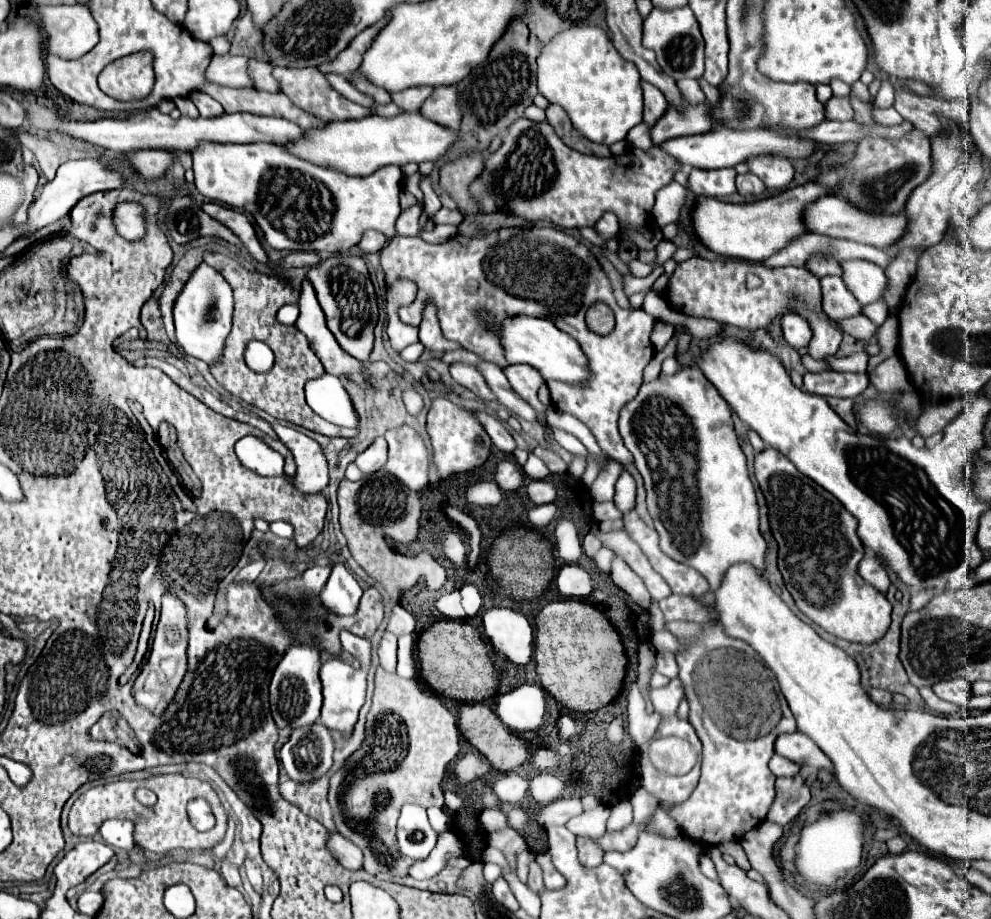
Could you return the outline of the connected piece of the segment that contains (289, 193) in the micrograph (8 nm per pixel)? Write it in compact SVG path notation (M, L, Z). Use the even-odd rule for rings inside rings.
M201 143L193 151L193 171L197 191L211 199L225 203L235 209L251 213L257 225L263 229L267 243L279 251L325 251L325 253L347 253L357 245L367 229L381 231L389 239L395 235L395 221L401 213L399 191L401 191L401 169L387 165L367 177L345 175L343 171L321 167L305 161L285 147L271 143L235 145L235 143Z

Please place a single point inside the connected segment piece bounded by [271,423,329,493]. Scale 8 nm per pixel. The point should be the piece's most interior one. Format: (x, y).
(311, 476)

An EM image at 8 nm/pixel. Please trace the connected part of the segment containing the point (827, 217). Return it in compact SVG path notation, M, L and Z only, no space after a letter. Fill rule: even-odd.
M835 195L821 197L819 201L811 203L805 209L805 223L807 223L809 231L813 231L813 233L839 237L839 239L849 239L849 241L873 245L873 247L879 247L879 249L889 249L907 231L907 215L905 215L905 211L891 213L891 215L889 213L869 213L869 211L863 211L863 209L857 209L857 205L853 205L853 203L845 201L845 199L839 199Z

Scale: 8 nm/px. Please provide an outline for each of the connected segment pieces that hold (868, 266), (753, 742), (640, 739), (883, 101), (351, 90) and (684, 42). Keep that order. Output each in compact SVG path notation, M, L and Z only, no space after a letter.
M845 261L841 263L841 267L845 285L861 305L869 305L883 299L889 279L881 267L869 261Z
M673 621L665 625L671 633L675 633L685 647L683 653L677 655L679 665L679 679L685 685L685 697L691 707L689 723L695 727L701 743L703 743L703 765L701 765L701 779L695 791L677 805L661 805L681 827L683 835L703 843L703 845L717 845L721 841L739 841L747 831L759 825L773 805L775 799L775 775L769 771L767 763L773 757L775 749L773 743L783 733L795 731L795 719L787 707L783 693L779 691L779 683L769 673L767 665L761 657L743 641L731 639L723 633L721 623L701 625L701 623L687 623L687 621Z
M637 683L631 685L629 689L629 707L627 707L627 719L629 719L629 735L635 741L635 745L643 745L649 739L653 739L655 729L659 725L659 717L649 717L645 713L645 707L641 705L641 695L637 689Z
M883 79L881 89L879 89L873 105L875 105L875 107L891 107L893 103L895 103L895 91L893 91L891 83L889 83L887 79Z
M327 73L325 77L327 77L327 81L331 83L331 87L333 87L337 93L341 93L343 97L347 97L349 101L357 101L357 103L363 105L363 107L371 107L371 105L375 103L371 97L359 93L359 91L347 81L347 77L341 77L341 75L335 75L335 73Z
M689 7L681 9L657 9L643 19L643 45L653 49L657 55L657 63L663 73L673 77L675 81L691 77L699 79L703 75L703 37L699 31L699 23Z

